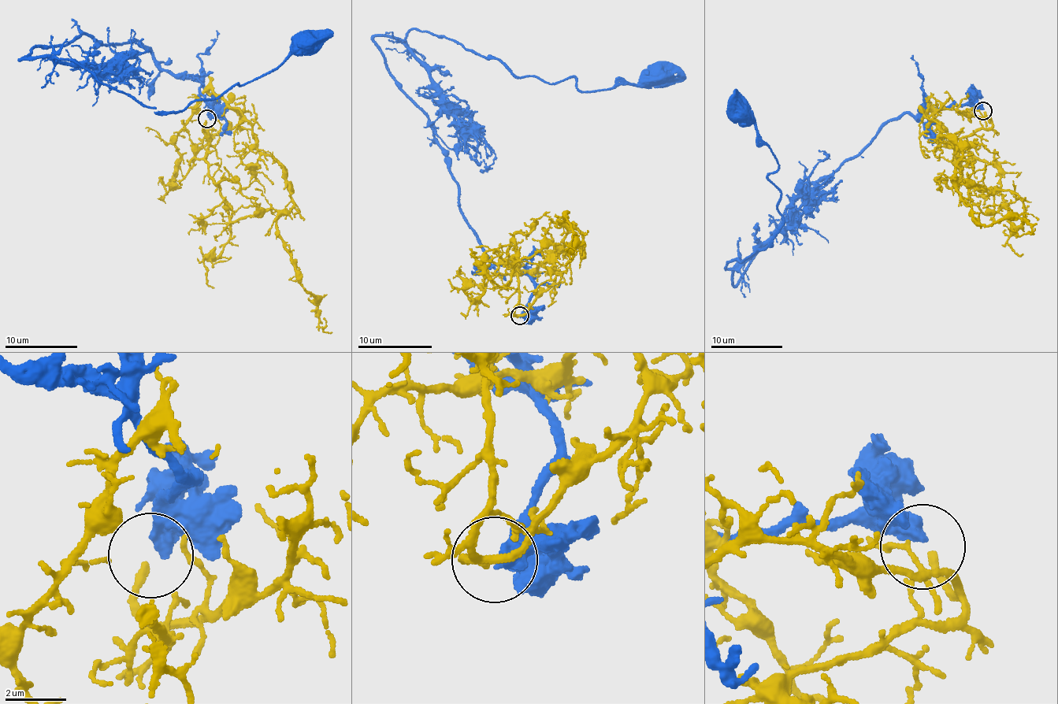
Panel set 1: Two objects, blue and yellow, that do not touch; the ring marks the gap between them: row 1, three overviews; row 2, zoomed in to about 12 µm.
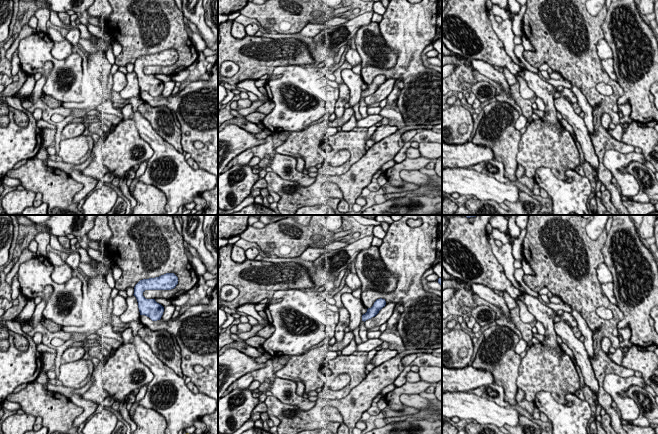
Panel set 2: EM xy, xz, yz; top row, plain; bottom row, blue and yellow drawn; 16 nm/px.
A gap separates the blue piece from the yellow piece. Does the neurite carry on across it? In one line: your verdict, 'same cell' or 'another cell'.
another cell

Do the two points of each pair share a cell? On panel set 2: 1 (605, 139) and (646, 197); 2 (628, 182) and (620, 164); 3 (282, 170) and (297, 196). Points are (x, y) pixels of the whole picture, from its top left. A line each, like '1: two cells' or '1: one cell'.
1: two cells
2: one cell
3: two cells

